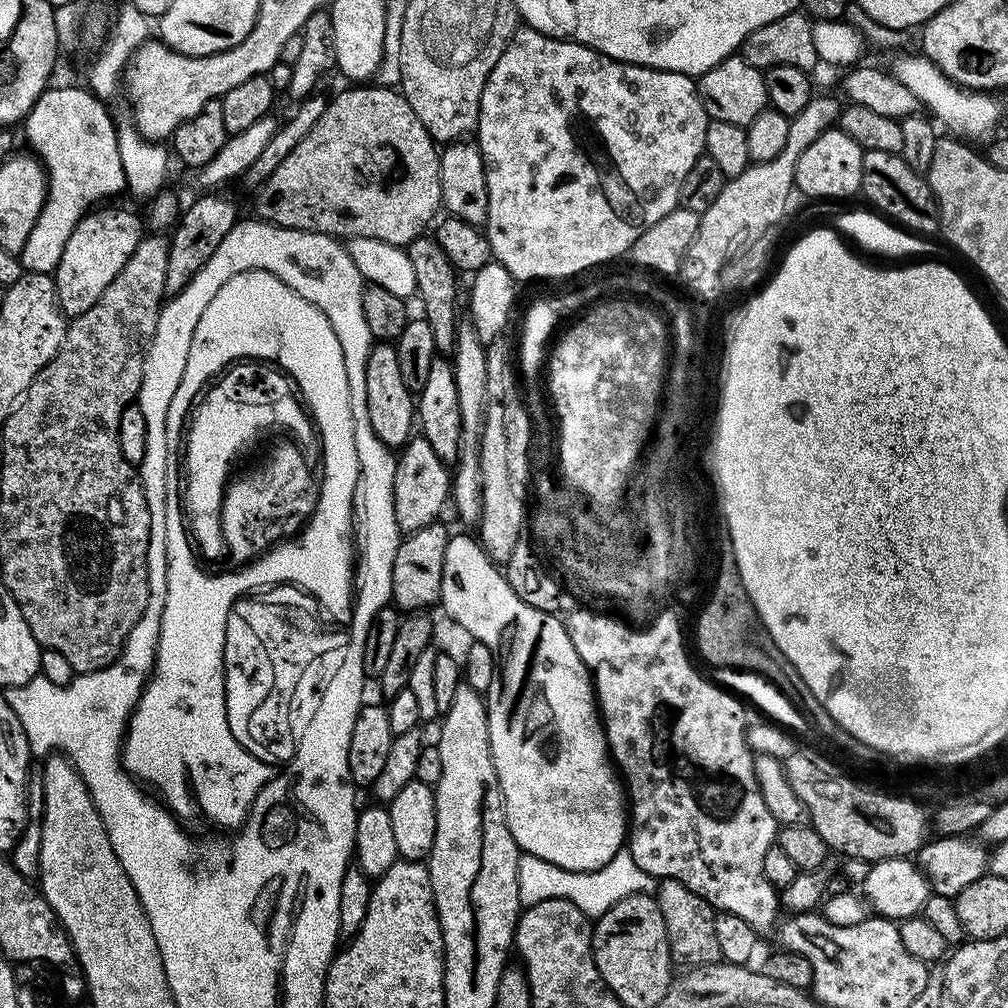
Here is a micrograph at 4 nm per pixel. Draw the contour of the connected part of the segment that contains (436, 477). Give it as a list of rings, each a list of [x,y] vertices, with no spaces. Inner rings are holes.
[[[416,434],[409,439],[396,456],[396,473],[394,474],[394,518],[398,521],[398,530],[402,534],[422,530],[422,526],[430,526],[441,519],[444,503],[447,505],[452,490],[452,476],[449,465],[434,452],[430,442],[426,442],[423,434]]]

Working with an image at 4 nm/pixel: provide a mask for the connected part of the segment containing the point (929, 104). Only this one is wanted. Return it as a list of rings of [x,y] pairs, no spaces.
[[[923,54],[898,57],[894,75],[898,82],[902,82],[902,86],[906,86],[906,90],[910,90],[910,94],[914,94],[914,98],[920,100],[925,109],[929,108],[927,111],[941,125],[944,123],[948,127],[945,129],[949,133],[957,137],[976,142],[979,136],[986,135],[1000,120],[1000,104],[995,100],[995,95],[961,88],[959,84],[946,78],[946,74],[942,74],[942,70],[938,70],[938,66],[934,66],[934,62],[930,62]]]

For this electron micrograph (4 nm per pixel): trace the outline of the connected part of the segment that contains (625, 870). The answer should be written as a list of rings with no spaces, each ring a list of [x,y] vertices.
[[[627,850],[614,854],[614,858],[610,858],[610,862],[606,862],[606,866],[602,866],[596,872],[571,872],[537,856],[524,854],[521,855],[518,866],[518,886],[521,905],[546,902],[550,898],[562,898],[574,902],[574,906],[578,906],[578,910],[582,910],[585,916],[599,918],[606,914],[606,910],[610,910],[610,906],[614,906],[630,894],[655,893],[658,880],[657,877],[646,874],[646,870],[641,870],[638,862],[634,862],[634,858]]]

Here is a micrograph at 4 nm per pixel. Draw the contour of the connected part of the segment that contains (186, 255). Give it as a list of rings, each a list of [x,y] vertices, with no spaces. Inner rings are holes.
[[[208,190],[200,196],[192,205],[185,207],[180,214],[180,220],[172,229],[169,240],[169,254],[167,255],[166,282],[164,290],[168,296],[176,296],[184,289],[186,282],[210,262],[214,250],[218,250],[218,242],[230,234],[230,230],[238,223],[236,216],[236,204],[228,196],[223,196],[223,191]]]

